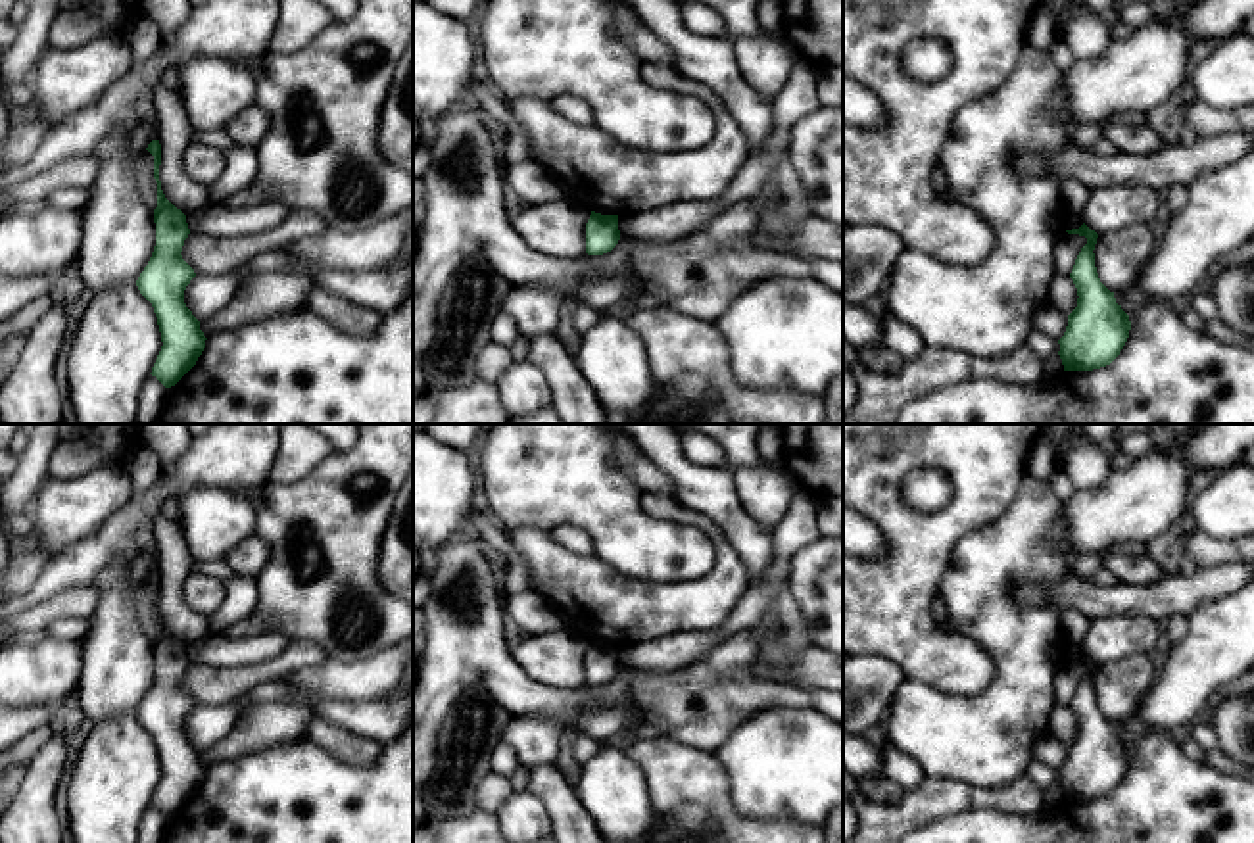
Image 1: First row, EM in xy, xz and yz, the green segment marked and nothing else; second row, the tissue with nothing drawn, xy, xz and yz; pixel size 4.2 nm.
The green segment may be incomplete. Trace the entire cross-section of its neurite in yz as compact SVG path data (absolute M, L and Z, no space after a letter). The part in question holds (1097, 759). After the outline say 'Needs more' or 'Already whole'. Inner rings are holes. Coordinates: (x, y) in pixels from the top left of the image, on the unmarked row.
M1085 653L1066 662L1085 666L1087 674L1070 703L1079 728L1058 770L1058 785L1064 801L1093 801L1110 795L1120 785L1129 768L1131 751L1116 734L1114 722L1098 709L1093 684L1098 664Z. Already whole

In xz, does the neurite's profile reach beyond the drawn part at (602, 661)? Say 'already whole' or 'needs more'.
already whole

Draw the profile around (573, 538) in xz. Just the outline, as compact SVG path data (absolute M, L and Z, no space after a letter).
M570 524L559 526L559 528L551 530L551 538L559 545L563 545L574 553L593 555L591 538L578 526L570 526Z

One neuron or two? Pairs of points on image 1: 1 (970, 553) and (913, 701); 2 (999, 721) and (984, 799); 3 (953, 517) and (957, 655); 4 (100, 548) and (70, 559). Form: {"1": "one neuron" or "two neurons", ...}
{"1": "one neuron", "2": "two neurons", "3": "one neuron", "4": "one neuron"}

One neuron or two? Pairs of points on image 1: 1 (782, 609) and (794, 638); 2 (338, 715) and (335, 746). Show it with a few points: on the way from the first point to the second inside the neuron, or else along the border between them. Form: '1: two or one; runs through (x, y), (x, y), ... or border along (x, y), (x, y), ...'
1: one; runs through (784, 617), (786, 630)
2: two; border along (313, 715), (325, 717), (379, 744)

